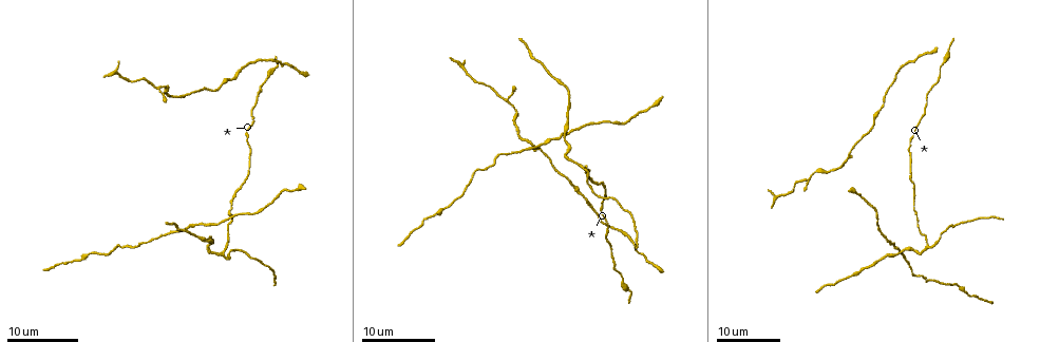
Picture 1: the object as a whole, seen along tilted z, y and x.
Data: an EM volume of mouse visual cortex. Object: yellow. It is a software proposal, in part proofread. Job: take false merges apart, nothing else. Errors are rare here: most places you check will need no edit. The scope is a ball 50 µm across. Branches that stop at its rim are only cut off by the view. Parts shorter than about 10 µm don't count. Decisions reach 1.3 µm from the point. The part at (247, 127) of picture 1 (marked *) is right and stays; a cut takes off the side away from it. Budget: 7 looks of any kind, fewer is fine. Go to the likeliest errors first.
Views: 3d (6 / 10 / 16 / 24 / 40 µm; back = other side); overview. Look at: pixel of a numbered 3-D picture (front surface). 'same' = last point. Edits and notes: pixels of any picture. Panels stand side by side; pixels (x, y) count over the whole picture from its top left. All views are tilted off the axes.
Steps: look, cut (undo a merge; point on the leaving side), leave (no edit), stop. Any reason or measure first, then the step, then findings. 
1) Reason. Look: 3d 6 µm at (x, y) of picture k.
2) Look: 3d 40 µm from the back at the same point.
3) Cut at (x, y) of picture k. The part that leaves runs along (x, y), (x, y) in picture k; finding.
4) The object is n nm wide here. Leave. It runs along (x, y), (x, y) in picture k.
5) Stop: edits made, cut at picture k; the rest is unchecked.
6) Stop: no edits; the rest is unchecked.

Branch point. Look: 3d 16 µm at (901, 252) of picture 1.

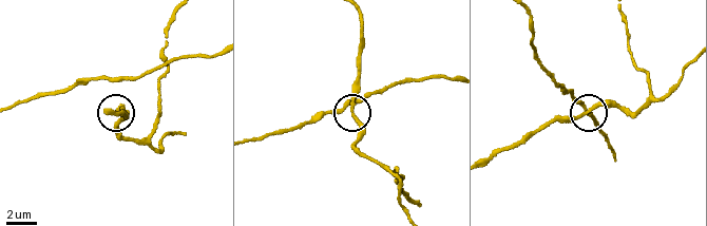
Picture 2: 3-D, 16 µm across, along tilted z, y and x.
Look: 3d 6 µm at (590, 109) of picture 2.

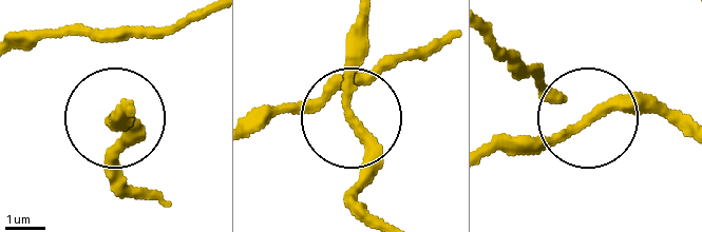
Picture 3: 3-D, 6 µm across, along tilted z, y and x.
3 arms meet here. Leave. It runs along (682, 124), (652, 109), (591, 111), (514, 154) in picture 3; continuous, no second cell.

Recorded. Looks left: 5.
Branch point. Look: 3d 16 µm at (582, 167) of picture 1.

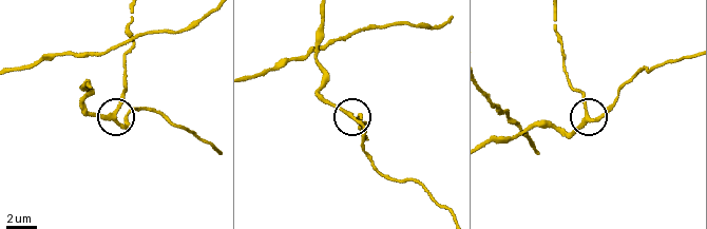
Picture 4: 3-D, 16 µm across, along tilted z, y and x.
Zoom in. Look: 3d 10 µm at (112, 118) of picture 4.

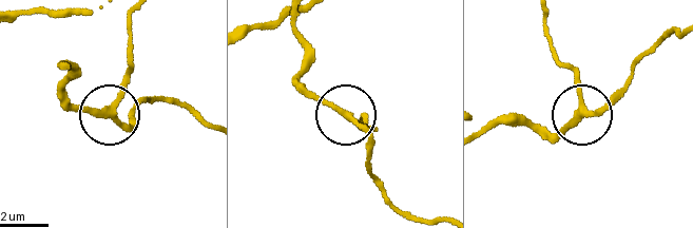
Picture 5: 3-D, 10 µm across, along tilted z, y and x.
3 arms meet here. Leave. Continuous, no second cell.

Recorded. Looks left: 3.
A narrow waist. Look: 3d 16 µm at (913, 206) of picture 1.

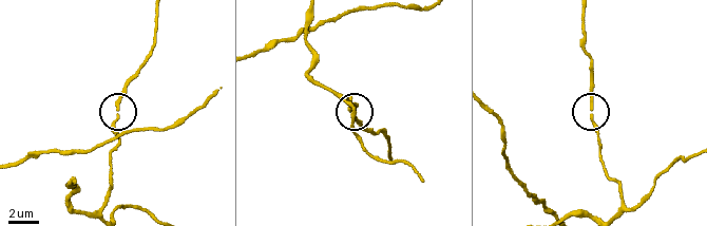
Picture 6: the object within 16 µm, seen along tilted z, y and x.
Look: 3d 10 µm at (591, 109) of picture 6.

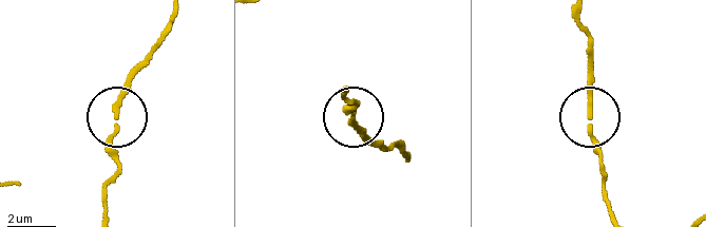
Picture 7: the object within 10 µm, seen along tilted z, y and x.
Leave. It runs along (579, 22), (591, 44), (590, 130), (602, 172) in picture 7; all the same cell.

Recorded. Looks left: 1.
Stop: no edits; the rest is unchecked.

